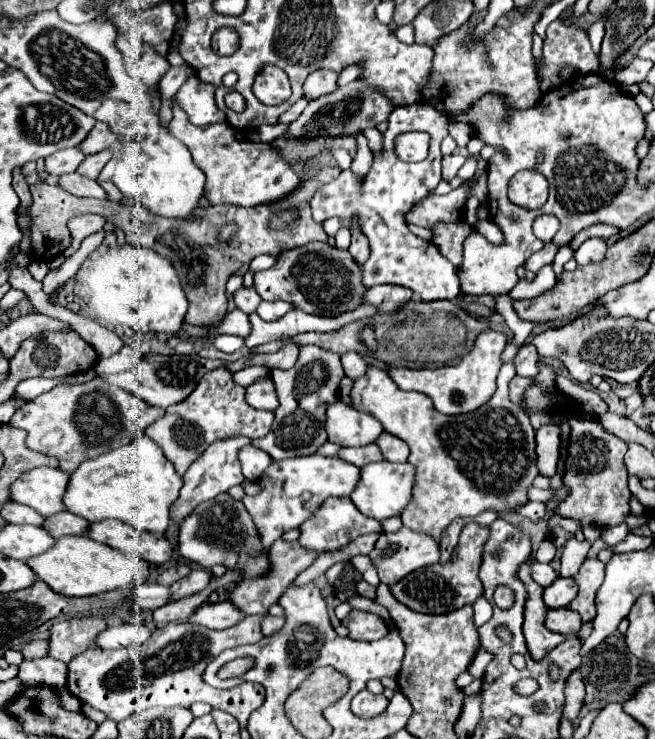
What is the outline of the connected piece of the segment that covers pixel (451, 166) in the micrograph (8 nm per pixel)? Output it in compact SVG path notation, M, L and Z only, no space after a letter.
M447 155L445 157L445 181L451 181L463 163L465 163L463 155Z

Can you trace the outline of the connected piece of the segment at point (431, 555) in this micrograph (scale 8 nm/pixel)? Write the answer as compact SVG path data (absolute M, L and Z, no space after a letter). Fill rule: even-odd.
M401 527L397 533L381 533L369 557L379 571L381 583L393 585L419 567L439 563L439 555L435 539Z

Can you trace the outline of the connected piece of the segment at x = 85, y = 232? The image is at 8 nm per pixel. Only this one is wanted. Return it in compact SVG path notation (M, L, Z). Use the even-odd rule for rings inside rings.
M85 213L85 215L77 215L77 217L73 217L73 219L67 223L73 241L71 241L71 245L65 249L65 255L67 255L67 257L73 255L73 253L79 249L81 241L83 241L85 237L89 237L89 235L101 231L103 225L105 225L105 217L101 217L101 215Z

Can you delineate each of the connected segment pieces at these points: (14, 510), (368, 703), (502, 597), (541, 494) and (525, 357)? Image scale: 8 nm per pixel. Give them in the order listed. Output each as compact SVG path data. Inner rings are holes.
M15 501L5 503L5 507L1 509L1 517L3 517L7 523L31 523L31 525L43 525L43 521L45 521L45 517L39 515L37 511L33 511L31 507L21 505L21 503L15 503Z
M367 689L365 691L361 691L361 693L357 693L355 697L353 697L353 701L351 701L351 711L357 715L357 717L365 717L365 719L369 719L369 717L377 717L379 713L383 713L383 709L387 707L387 699L385 699L385 695L373 695L373 693L369 693Z
M499 586L493 596L494 603L501 609L509 609L513 605L513 593L507 587Z
M531 486L528 490L528 498L530 501L548 501L554 496L555 492L552 489L538 489Z
M523 344L523 347L519 349L517 357L515 357L515 369L517 369L517 375L525 375L525 377L535 377L537 371L539 371L539 355L537 355L537 349L529 344Z

